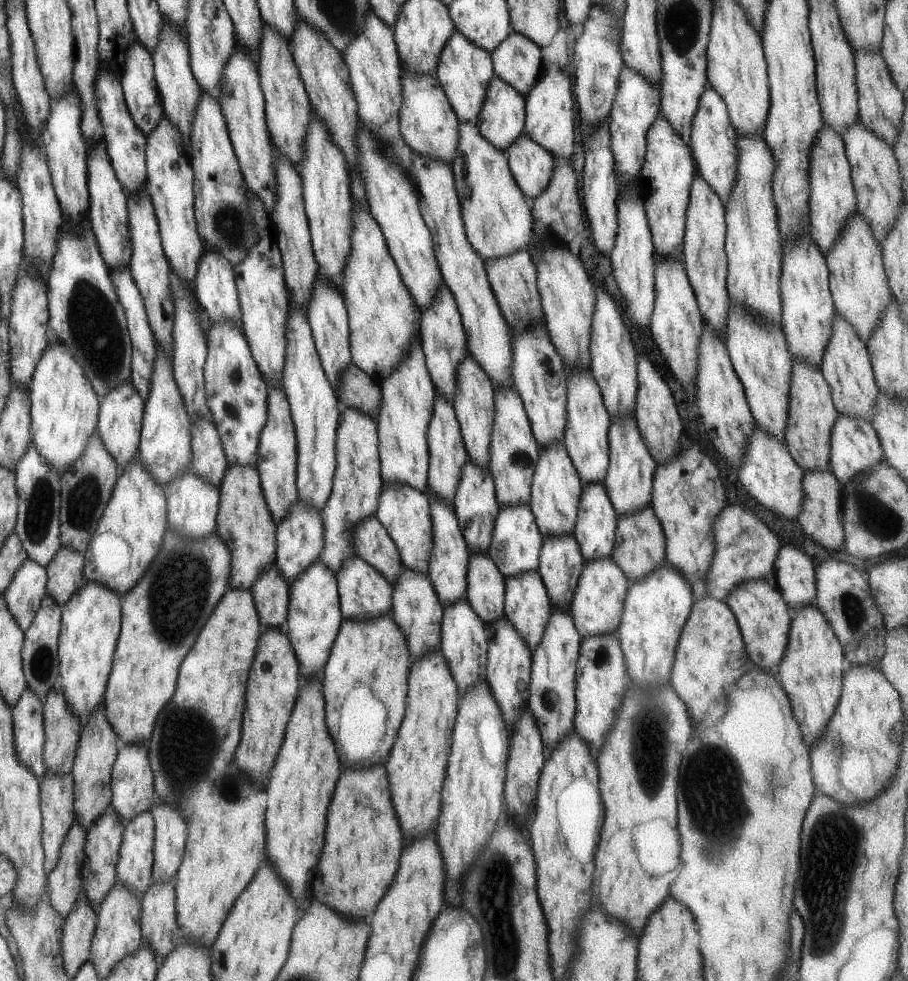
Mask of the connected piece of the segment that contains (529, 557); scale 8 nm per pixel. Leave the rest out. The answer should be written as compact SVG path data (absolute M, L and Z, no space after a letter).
M527 503L498 506L486 554L505 578L519 572L536 570L541 542L542 536Z

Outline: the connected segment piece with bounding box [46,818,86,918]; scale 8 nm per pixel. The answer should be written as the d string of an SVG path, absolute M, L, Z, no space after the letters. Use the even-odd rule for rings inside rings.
M74 818L58 851L55 867L46 876L51 907L63 918L79 893L80 869L84 862L86 829Z

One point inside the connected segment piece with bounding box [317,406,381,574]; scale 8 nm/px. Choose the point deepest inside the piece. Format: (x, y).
(355, 485)

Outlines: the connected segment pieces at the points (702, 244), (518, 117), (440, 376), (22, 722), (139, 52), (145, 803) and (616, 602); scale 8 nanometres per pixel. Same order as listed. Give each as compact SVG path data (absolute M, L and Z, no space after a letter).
M695 173L688 193L688 206L684 217L684 234L680 245L682 262L687 279L693 288L703 323L713 329L723 340L724 315L729 300L726 290L725 232L724 204L709 187L709 184Z
M494 75L486 87L475 124L482 138L505 152L523 132L523 96Z
M444 283L436 286L430 304L419 310L418 338L424 353L426 368L437 395L451 402L454 394L454 375L458 363L466 356L466 335L452 293Z
M27 688L11 710L18 759L41 779L46 770L43 758L44 698Z
M135 38L135 43L124 51L119 78L126 108L143 134L149 133L164 114L153 76L151 54Z
M146 743L120 744L111 768L110 804L123 823L142 811L150 811L155 800L153 784L154 779L148 760Z
M600 557L584 560L570 599L570 616L579 635L614 634L620 622L623 600L629 581L610 558Z

